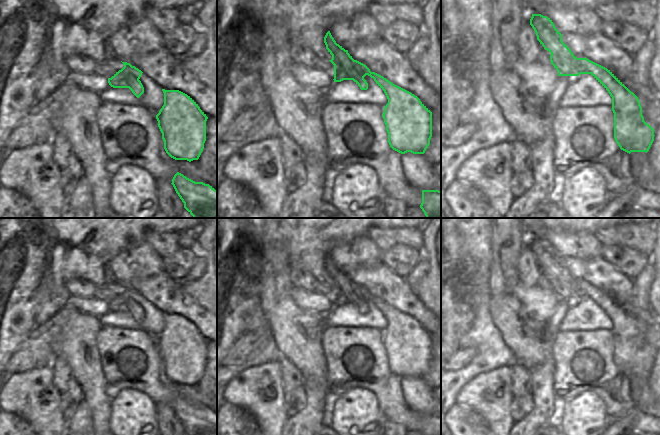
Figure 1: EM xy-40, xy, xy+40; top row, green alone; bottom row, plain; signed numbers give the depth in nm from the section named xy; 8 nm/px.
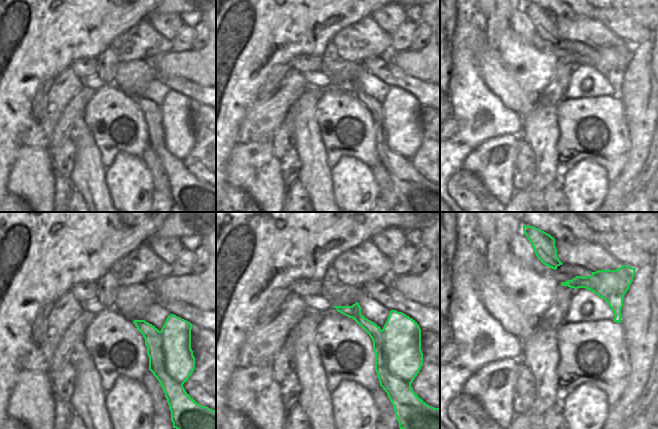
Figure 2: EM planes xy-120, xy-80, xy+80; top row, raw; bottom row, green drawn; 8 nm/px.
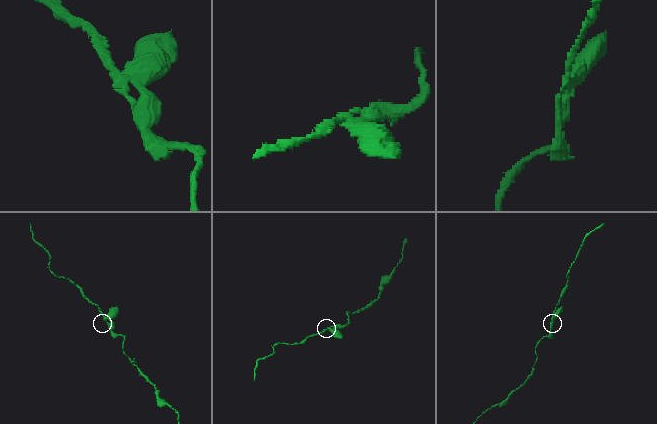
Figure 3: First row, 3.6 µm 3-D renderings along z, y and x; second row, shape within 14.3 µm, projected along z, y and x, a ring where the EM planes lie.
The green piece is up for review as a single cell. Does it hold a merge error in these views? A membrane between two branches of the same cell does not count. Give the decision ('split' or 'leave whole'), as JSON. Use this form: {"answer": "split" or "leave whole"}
{"answer": "split"}

